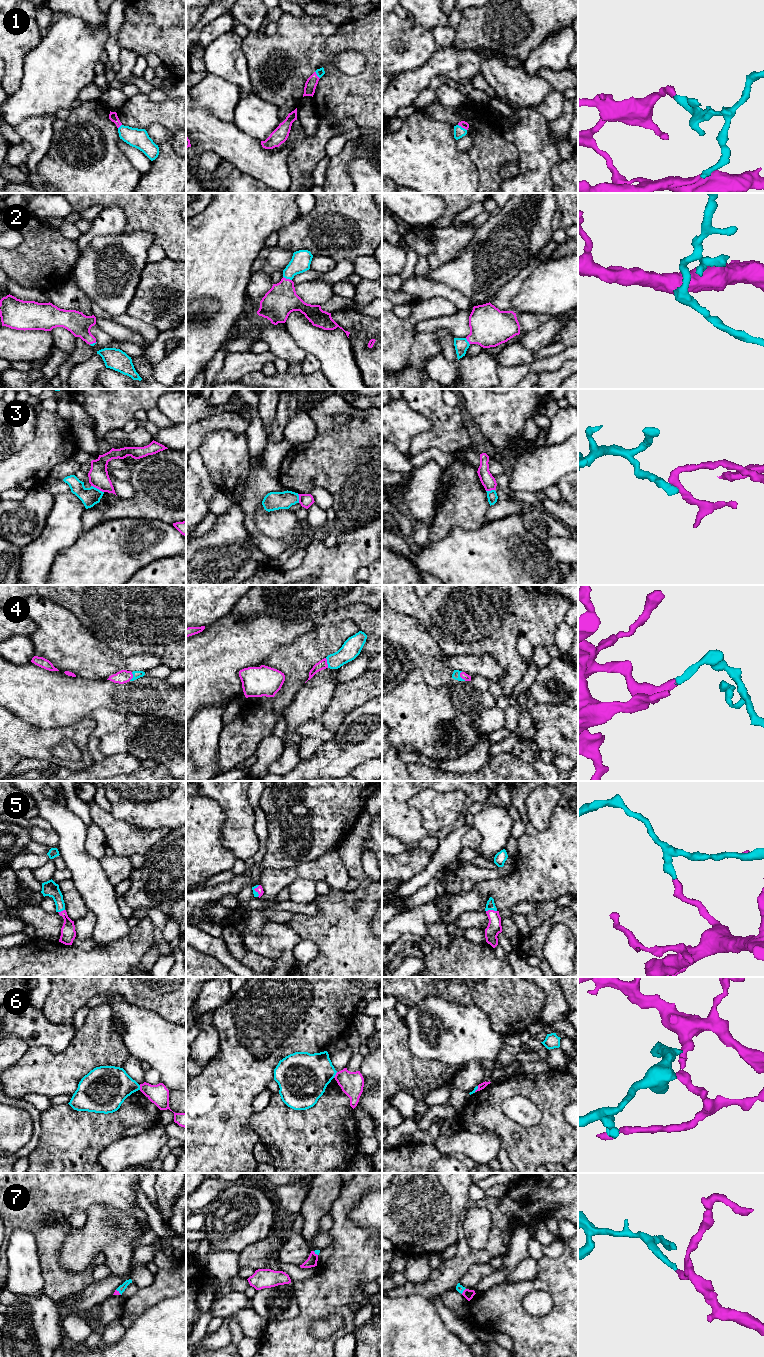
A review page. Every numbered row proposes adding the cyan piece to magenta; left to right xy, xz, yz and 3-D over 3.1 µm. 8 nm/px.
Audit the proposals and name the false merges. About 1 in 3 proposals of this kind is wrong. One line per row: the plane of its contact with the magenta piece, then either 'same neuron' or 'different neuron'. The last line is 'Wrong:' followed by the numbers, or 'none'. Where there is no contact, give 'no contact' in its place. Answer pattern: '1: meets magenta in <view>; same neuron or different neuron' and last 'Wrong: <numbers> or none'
1: meets magenta in yz; same neuron
2: meets magenta in xz; same neuron
3: meets magenta in xy; different neuron
4: meets magenta in yz; same neuron
5: meets magenta in yz; same neuron
6: meets magenta in xz; different neuron
7: meets magenta in yz; same neuron
Wrong: 3, 6

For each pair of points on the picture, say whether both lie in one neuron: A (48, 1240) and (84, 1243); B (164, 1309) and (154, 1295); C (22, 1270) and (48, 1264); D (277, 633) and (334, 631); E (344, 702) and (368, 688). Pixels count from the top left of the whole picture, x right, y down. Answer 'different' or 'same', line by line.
A: different
B: different
C: different
D: different
E: same

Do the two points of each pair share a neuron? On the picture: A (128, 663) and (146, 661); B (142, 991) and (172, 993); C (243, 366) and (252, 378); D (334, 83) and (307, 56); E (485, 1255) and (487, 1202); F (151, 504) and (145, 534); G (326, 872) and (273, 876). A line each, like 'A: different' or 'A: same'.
A: same
B: same
C: different
D: different
E: same
F: different
G: same

